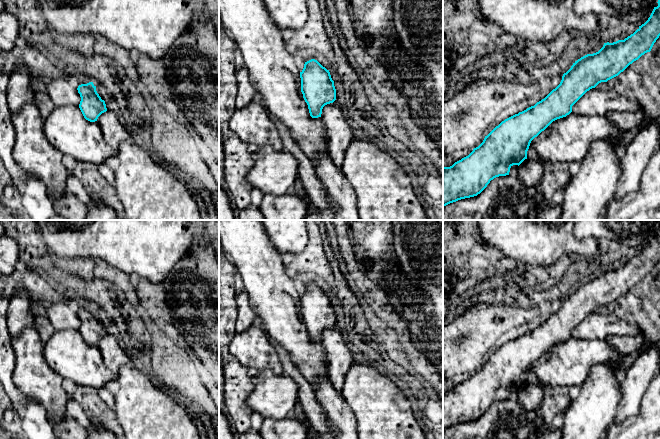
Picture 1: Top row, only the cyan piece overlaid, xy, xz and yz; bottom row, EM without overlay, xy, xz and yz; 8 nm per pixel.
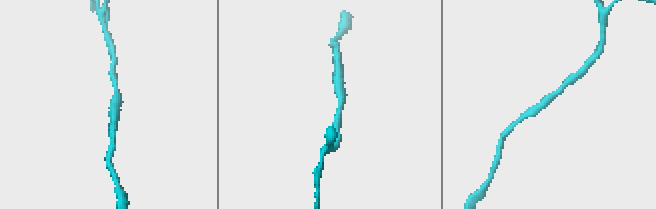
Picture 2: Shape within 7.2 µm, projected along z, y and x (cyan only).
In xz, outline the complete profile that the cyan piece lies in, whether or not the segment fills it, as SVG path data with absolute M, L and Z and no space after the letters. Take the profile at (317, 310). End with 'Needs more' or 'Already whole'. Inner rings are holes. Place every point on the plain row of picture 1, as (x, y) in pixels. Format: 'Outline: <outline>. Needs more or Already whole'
Outline: M311 283L300 296L301 316L312 342L321 341L325 329L336 324L336 313L329 294Z. Already whole

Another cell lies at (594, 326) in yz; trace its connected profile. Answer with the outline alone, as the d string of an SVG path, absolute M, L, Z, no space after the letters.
M587 315L573 330L572 336L579 339L606 340L609 336L641 336L638 326L627 323L614 315Z

